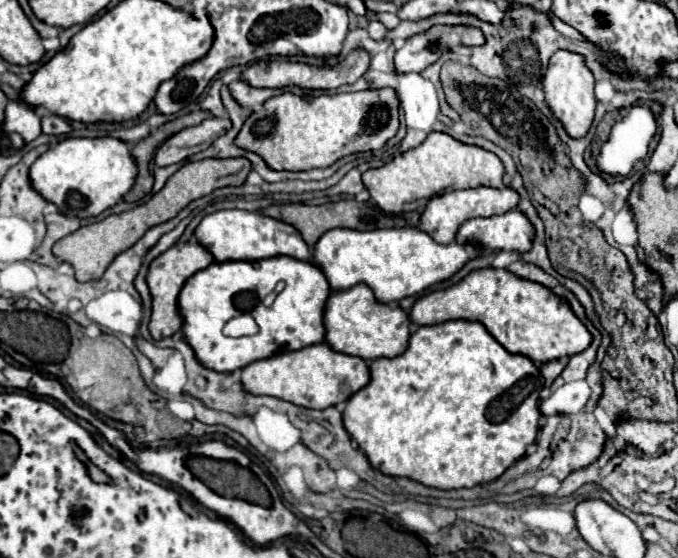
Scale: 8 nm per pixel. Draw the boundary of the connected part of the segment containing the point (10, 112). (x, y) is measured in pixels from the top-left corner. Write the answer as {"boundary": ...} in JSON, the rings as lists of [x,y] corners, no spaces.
{"boundary":[[[10,101],[6,107],[6,119],[4,119],[4,131],[6,133],[20,133],[24,137],[26,143],[34,141],[42,129],[40,129],[40,117],[36,111],[32,111],[30,107]]]}

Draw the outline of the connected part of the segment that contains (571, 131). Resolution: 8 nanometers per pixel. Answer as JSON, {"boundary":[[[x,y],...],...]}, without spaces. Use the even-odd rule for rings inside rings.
{"boundary":[[[560,49],[552,55],[548,71],[544,75],[544,93],[546,103],[554,111],[554,115],[562,121],[568,135],[584,137],[592,125],[594,109],[596,109],[596,95],[594,95],[594,75],[586,67],[586,59],[580,53],[572,53]]]}

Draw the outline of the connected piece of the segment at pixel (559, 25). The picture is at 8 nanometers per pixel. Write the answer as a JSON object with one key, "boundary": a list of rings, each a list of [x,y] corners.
{"boundary":[[[552,17],[552,23],[554,23],[554,27],[560,31],[560,33],[564,33],[566,37],[570,37],[570,39],[576,39],[576,41],[586,41],[588,43],[588,39],[584,39],[584,35],[580,35],[574,27],[570,27],[570,25],[566,25],[564,21],[560,21],[558,17]]]}

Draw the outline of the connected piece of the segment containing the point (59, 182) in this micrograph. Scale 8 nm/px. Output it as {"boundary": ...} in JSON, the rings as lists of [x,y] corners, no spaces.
{"boundary":[[[68,137],[42,153],[30,167],[34,189],[70,217],[96,217],[114,207],[134,187],[136,175],[130,145],[114,137]]]}

